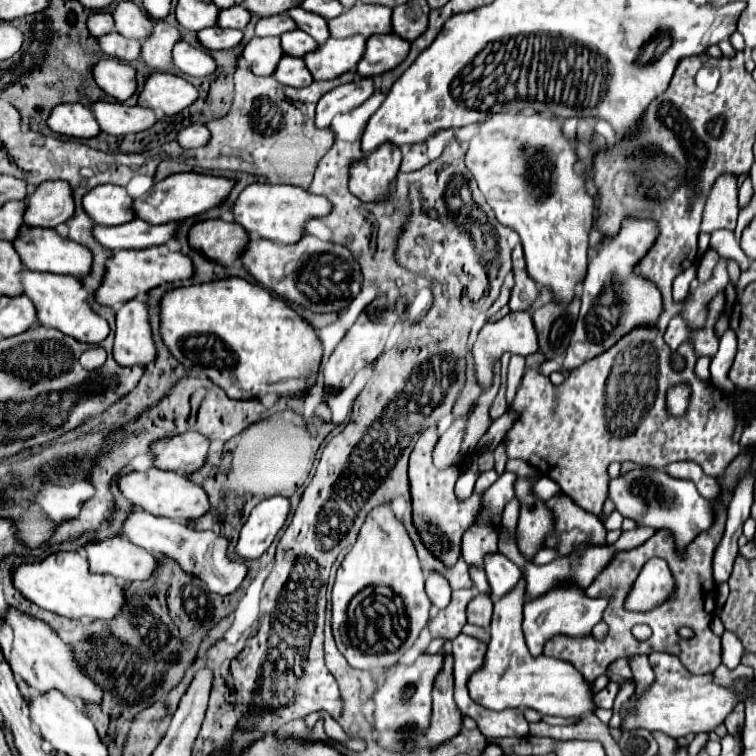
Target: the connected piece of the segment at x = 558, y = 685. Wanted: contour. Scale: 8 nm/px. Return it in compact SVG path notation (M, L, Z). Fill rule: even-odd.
M525 575L521 577L517 589L511 589L505 597L495 603L493 621L489 627L491 639L485 655L485 665L469 679L471 699L487 709L507 709L507 707L533 707L543 715L557 717L583 717L593 713L595 691L593 683L585 683L585 677L569 665L569 661L557 661L553 657L531 657L527 645L523 643L523 605L525 605Z

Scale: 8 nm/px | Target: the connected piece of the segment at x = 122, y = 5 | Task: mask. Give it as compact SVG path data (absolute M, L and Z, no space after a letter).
M119 1L111 15L115 21L115 31L123 37L141 41L153 31L153 21L131 1Z

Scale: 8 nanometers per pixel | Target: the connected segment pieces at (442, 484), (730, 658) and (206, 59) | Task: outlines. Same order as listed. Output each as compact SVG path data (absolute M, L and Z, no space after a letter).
M435 427L427 429L421 439L417 441L411 459L409 459L409 481L411 481L411 497L413 497L413 521L415 527L419 529L425 545L437 555L441 557L447 565L453 565L461 553L461 537L465 533L465 529L473 523L473 515L477 513L479 505L481 505L481 495L473 493L467 501L459 503L455 499L453 487L459 475L459 463L455 463L453 467L449 467L447 471L437 471L431 459L435 441L437 441L439 433Z
M725 631L721 637L721 645L723 645L723 663L729 669L735 669L743 657L743 645L741 639L735 633Z
M179 41L173 47L173 67L181 75L205 77L215 71L215 61L211 59L211 55L207 51L191 47L185 41Z

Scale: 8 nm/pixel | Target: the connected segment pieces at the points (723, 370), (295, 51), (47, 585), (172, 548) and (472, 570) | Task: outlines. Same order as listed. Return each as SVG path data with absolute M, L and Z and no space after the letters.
M729 327L721 338L719 339L719 348L713 361L711 361L711 379L713 379L713 385L725 393L733 393L735 387L733 383L729 381L727 377L727 371L731 369L733 361L737 353L737 337L735 337L735 331Z
M293 29L289 33L281 35L281 47L287 55L293 57L303 57L305 53L317 49L317 43L313 41L313 37L309 37L307 33L303 33L301 29Z
M83 549L57 551L43 561L25 563L25 565L15 567L13 585L31 603L39 605L41 609L69 617L69 619L89 619L89 621L113 619L125 601L125 597L123 597L125 583L121 581L121 585L119 585L119 581L111 575L91 573Z
M133 507L127 513L121 527L121 537L151 553L165 553L167 557L173 557L187 573L193 573L199 579L203 579L207 587L219 595L233 593L247 573L245 563L229 557L227 553L229 541L225 537L219 537L213 531L193 531L183 523L177 523L165 517L155 517L143 509Z
M471 565L471 567L469 567L469 575L471 575L471 579L473 579L473 583L477 585L479 591L489 593L489 585L487 585L487 579L485 579L485 571L483 571L481 567Z

